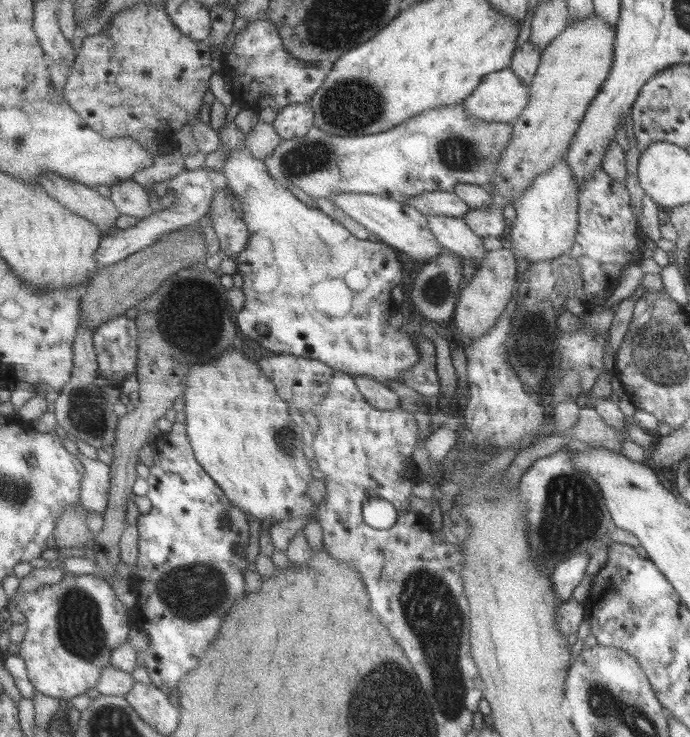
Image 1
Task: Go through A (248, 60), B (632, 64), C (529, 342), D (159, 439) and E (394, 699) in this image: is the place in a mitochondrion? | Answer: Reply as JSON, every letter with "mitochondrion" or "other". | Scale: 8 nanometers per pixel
{"A":"other","B":"other","C":"mitochondrion","D":"other","E":"mitochondrion"}

